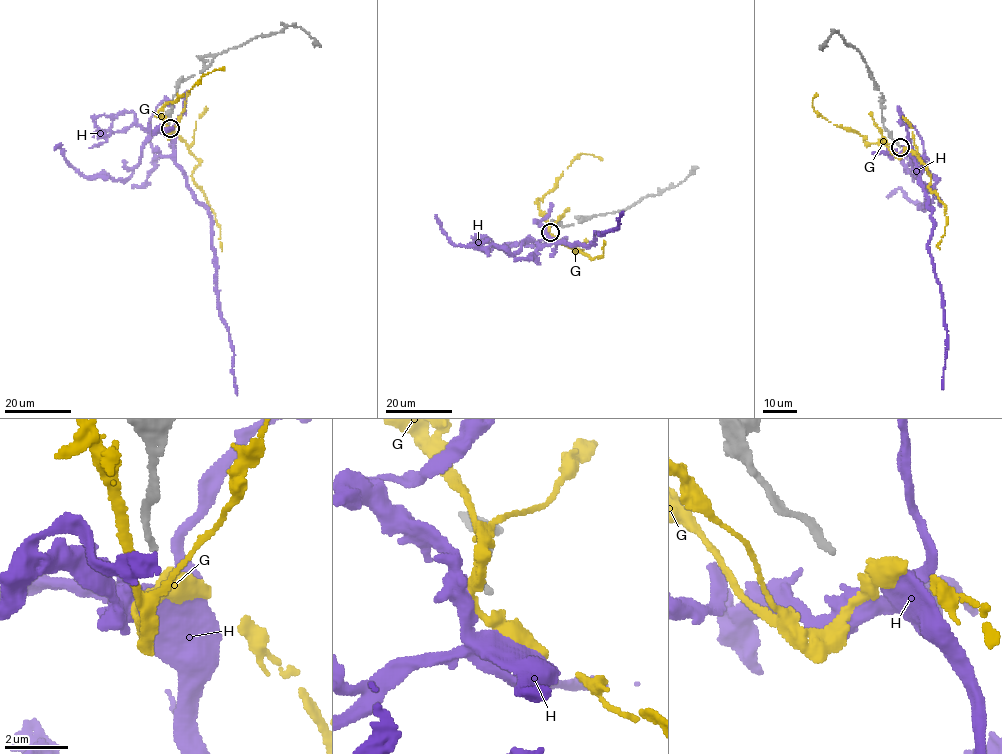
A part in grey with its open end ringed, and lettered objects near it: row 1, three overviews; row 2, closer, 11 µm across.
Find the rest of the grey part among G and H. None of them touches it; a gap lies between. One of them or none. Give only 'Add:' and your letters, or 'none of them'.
Add: G

